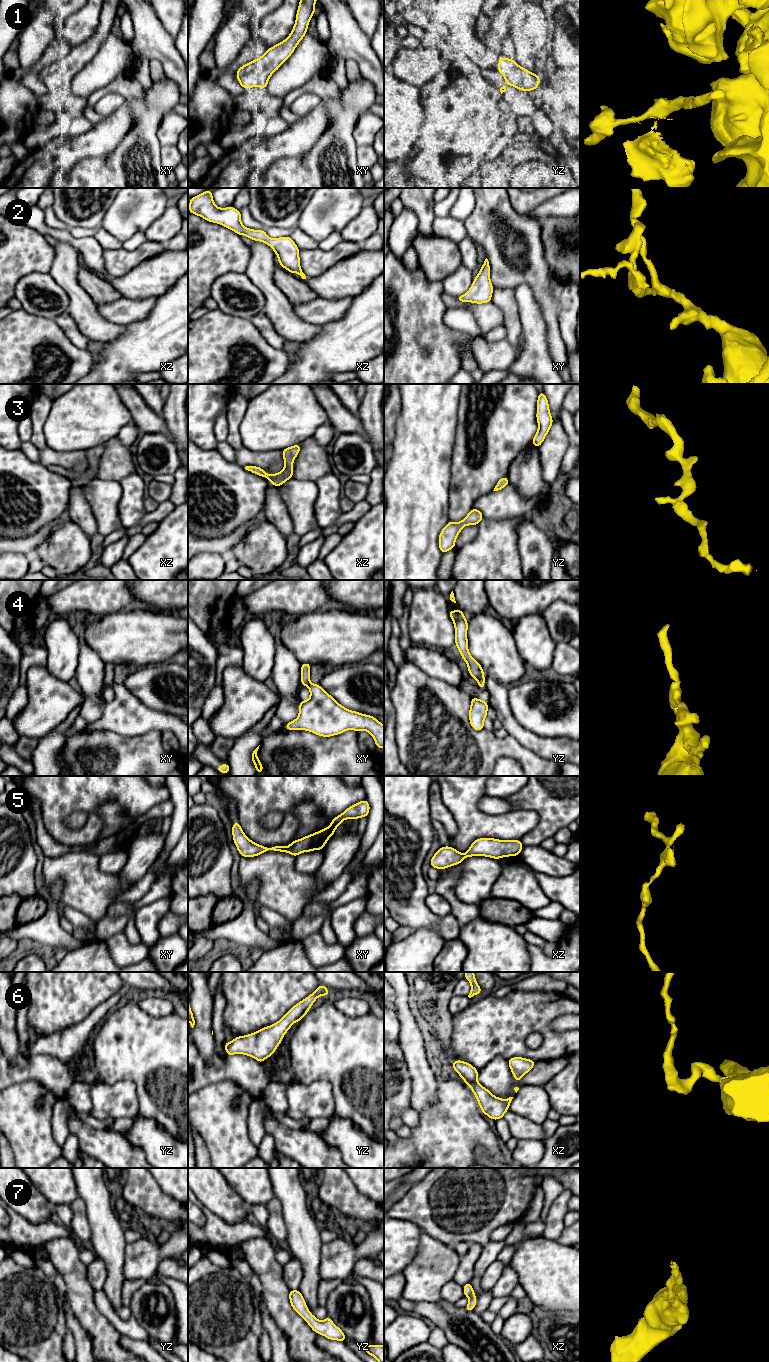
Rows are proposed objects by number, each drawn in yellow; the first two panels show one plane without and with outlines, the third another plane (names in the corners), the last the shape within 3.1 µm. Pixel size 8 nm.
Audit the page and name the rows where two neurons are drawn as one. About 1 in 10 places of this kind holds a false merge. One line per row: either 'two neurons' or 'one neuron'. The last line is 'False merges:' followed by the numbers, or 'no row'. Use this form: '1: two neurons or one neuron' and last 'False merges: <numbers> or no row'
1: one neuron
2: one neuron
3: one neuron
4: one neuron
5: one neuron
6: one neuron
7: one neuron
False merges: no row

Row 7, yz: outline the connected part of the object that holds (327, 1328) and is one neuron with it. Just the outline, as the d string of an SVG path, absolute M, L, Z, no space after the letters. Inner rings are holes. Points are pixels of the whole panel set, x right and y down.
M289 1290L289 1299L292 1308L309 1324L314 1332L330 1340L337 1340L345 1343L345 1338L347 1336L333 1323L329 1316L327 1316L324 1321L319 1321L310 1313L299 1290Z

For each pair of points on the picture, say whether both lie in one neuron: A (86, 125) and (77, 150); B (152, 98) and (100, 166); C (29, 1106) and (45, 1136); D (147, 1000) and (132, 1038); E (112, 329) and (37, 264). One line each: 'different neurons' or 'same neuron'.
A: different neurons
B: same neuron
C: same neuron
D: different neurons
E: different neurons

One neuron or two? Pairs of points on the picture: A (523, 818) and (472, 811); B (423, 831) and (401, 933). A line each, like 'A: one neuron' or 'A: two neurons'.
A: one neuron
B: two neurons

